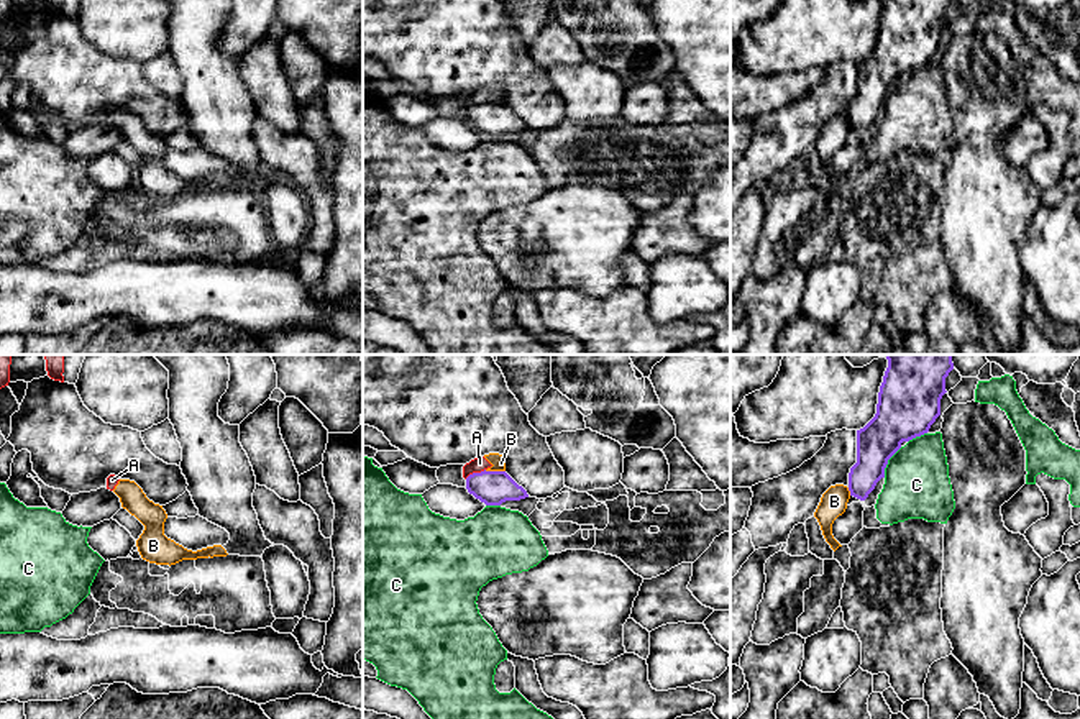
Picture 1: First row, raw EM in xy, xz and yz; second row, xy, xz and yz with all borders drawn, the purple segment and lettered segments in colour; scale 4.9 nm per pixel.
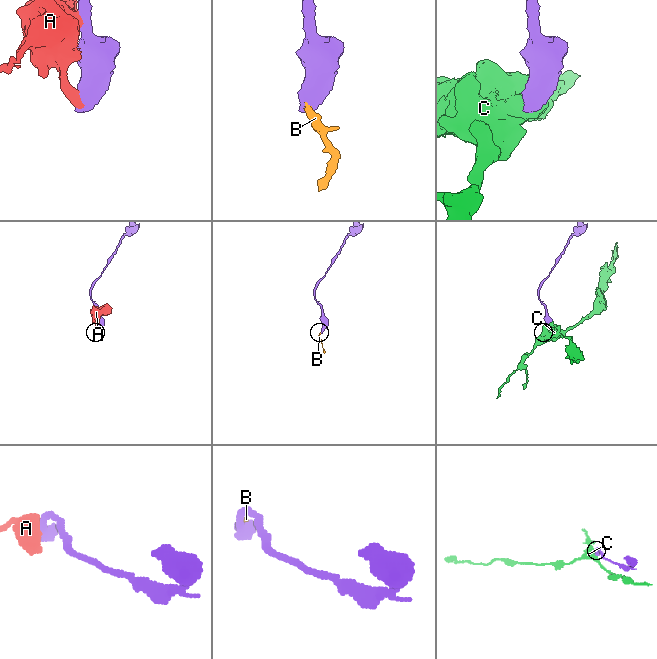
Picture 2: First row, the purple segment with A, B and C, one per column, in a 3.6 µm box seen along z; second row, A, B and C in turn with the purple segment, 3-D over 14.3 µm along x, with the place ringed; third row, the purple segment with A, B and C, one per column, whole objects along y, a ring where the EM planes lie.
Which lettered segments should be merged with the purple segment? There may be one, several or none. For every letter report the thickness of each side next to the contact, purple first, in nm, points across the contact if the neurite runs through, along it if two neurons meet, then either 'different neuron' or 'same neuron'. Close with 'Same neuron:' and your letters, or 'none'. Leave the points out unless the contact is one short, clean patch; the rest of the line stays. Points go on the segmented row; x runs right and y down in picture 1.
A: calibres 170 and 70 nm; different neuron
B: calibres 170 and 70 nm; border xz (485, 470), (504, 471); different neuron
C: calibres 260 and 320 nm; different neuron
Same neuron: none

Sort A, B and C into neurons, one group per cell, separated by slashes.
A B / C

